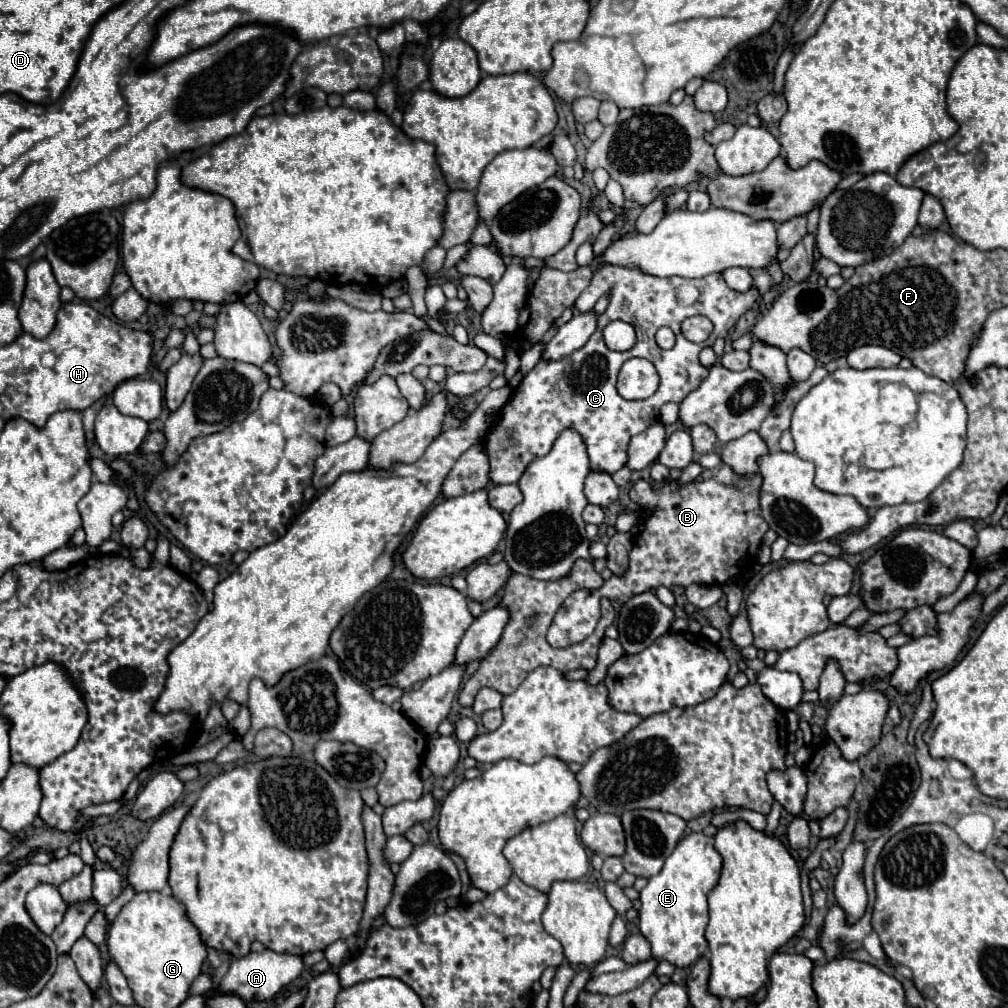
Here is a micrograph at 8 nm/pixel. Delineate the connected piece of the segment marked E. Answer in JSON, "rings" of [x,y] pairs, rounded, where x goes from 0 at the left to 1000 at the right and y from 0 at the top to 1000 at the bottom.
{"rings":[[[688,825],[679,829],[661,851],[659,861],[643,873],[635,885],[635,925],[647,937],[647,950],[663,952],[671,960],[688,956],[702,940],[698,923],[702,917],[702,885],[714,871],[714,847],[708,841],[708,829]]]}

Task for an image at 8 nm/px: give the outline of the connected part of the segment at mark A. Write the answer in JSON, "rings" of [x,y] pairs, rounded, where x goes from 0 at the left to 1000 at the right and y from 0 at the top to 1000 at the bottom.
{"rings":[[[266,940],[260,944],[248,944],[240,950],[234,950],[228,956],[228,962],[220,970],[220,974],[216,976],[216,982],[236,986],[242,992],[266,992],[266,990],[274,988],[284,976],[294,972],[298,968],[300,960],[302,960],[300,950],[292,948],[292,946],[276,946],[276,944],[270,944]]]}

